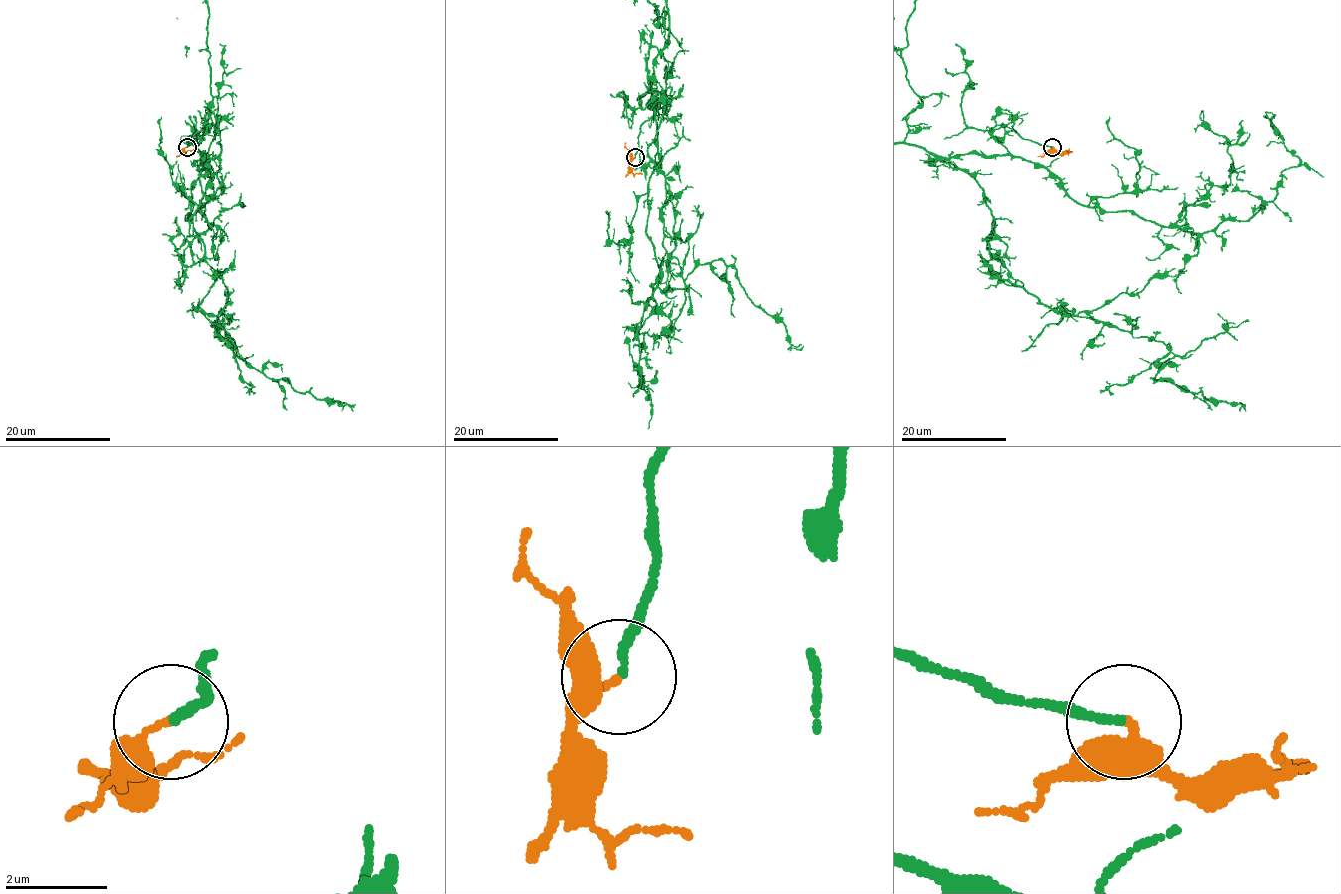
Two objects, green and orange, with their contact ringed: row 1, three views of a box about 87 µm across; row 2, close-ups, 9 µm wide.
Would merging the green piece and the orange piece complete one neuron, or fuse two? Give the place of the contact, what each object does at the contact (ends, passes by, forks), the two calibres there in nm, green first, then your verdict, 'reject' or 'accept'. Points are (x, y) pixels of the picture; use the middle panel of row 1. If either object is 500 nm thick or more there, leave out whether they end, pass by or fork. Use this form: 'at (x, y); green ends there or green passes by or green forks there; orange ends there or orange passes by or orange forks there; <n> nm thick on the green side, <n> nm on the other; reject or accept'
at (635, 157); green ends there; orange ends there; 150 nm thick on the green side, 240 nm on the other; accept

